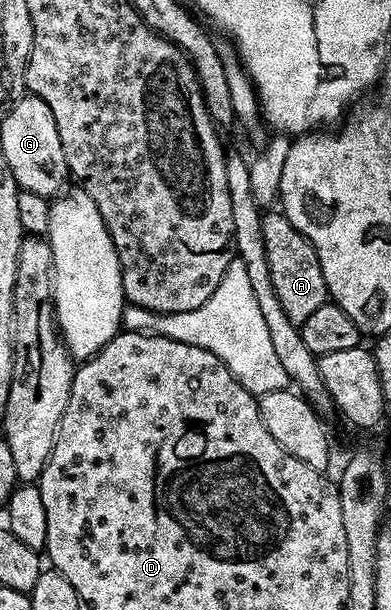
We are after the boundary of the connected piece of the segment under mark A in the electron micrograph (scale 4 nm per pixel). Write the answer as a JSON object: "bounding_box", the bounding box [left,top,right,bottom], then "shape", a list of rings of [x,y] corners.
{"bounding_box":[262,211,328,327],"shape":[[[281,211],[267,212],[263,216],[262,231],[264,233],[264,247],[268,255],[268,271],[272,273],[272,287],[276,291],[276,299],[280,299],[280,307],[284,309],[284,315],[294,325],[301,327],[304,319],[309,319],[312,311],[316,311],[316,307],[325,305],[328,301],[324,271],[320,271],[320,259],[316,255],[312,243],[308,243],[308,239],[304,235],[300,235],[300,231],[296,231],[296,227],[292,227],[286,214]]]}

